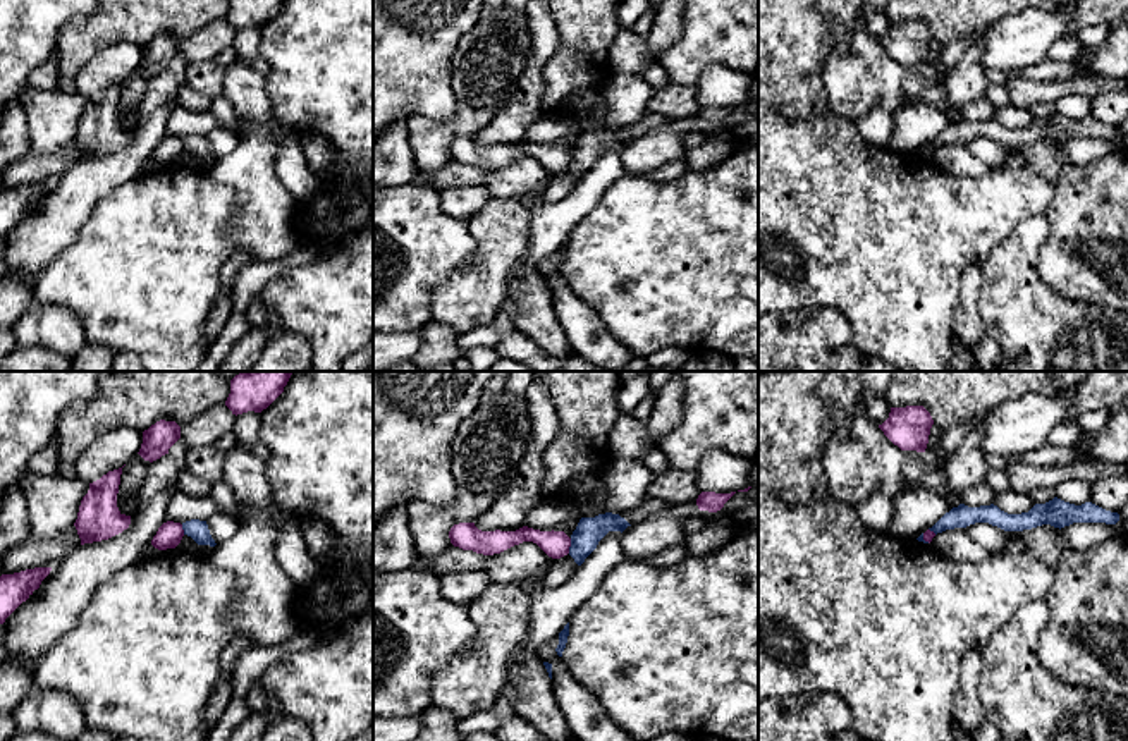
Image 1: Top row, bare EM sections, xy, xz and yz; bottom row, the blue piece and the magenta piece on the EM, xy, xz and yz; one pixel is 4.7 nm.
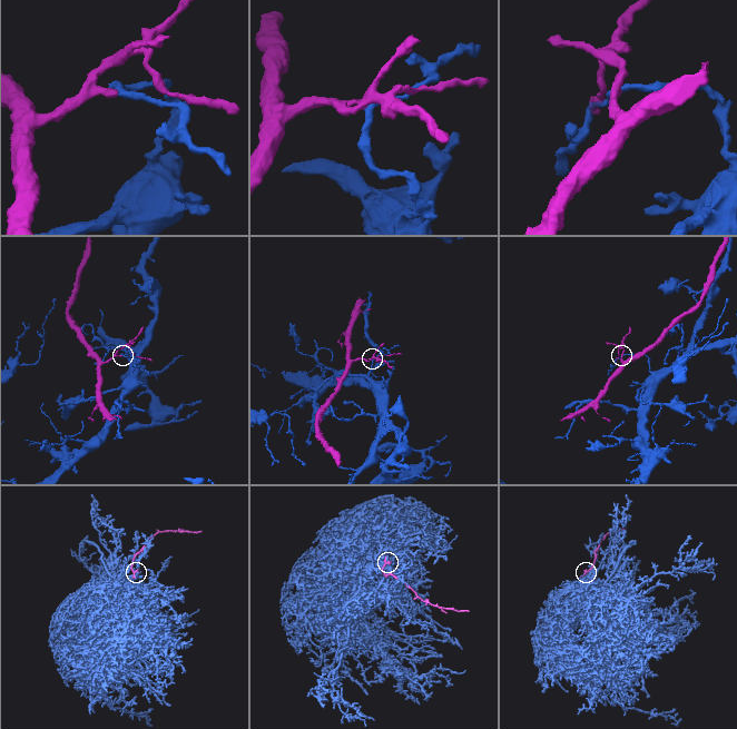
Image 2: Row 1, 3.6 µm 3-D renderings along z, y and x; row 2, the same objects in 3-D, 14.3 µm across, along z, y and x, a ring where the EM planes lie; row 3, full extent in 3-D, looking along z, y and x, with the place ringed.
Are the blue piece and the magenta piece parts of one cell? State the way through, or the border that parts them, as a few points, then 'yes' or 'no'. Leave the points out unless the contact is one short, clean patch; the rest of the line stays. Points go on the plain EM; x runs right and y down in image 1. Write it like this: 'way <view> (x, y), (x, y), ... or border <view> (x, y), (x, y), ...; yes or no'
border xz (571, 153), (568, 167); no

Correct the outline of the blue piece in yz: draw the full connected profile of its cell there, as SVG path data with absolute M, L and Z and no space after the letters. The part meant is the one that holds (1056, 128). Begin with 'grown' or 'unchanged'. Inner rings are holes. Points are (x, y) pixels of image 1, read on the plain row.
unchanged; M1054 112L1045 119L1035 119L1028 127L1021 129L1008 129L994 119L980 122L968 122L965 119L959 119L958 122L953 122L949 127L946 127L929 144L937 150L946 144L966 143L975 138L989 138L1004 146L1023 146L1042 139L1051 139L1061 144L1073 138L1116 139L1118 136L1118 127L1106 126L1092 117L1075 120Z

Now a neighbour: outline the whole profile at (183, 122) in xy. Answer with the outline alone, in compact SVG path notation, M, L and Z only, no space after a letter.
M174 107L167 122L167 134L174 138L186 138L191 134L208 136L220 120L208 112L194 112L184 107Z

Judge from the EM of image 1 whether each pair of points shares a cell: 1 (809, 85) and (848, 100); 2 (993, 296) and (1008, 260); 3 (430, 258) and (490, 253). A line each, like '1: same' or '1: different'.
1: different
2: same
3: different

